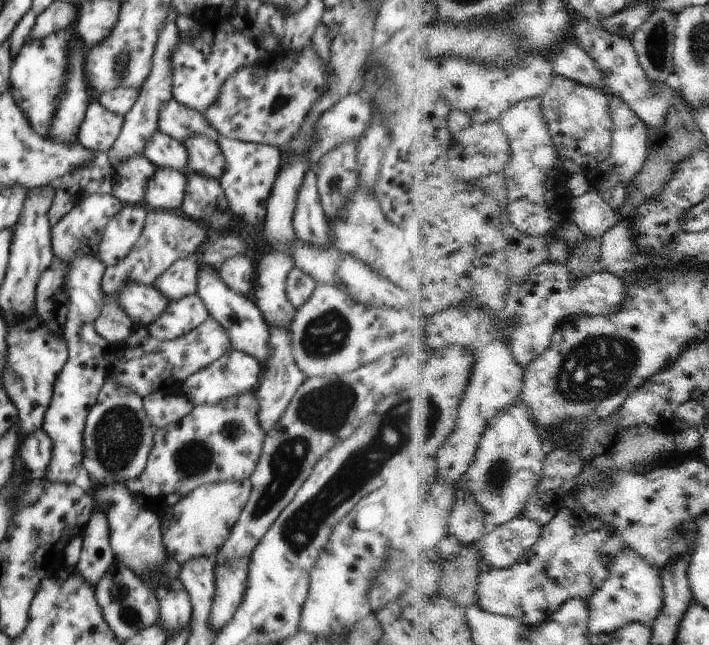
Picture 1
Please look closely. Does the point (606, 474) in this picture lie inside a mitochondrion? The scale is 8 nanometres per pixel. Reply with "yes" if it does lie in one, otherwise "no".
no

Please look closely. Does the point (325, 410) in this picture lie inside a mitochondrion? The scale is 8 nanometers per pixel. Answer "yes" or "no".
yes

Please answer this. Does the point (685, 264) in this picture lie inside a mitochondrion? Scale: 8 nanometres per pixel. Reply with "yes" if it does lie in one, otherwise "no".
no

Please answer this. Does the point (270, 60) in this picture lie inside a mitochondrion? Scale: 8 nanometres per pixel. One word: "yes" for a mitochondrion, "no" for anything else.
no

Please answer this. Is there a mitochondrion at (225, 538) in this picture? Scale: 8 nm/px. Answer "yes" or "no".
no

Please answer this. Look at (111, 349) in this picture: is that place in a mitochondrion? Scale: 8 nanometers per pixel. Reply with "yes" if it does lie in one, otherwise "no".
no

